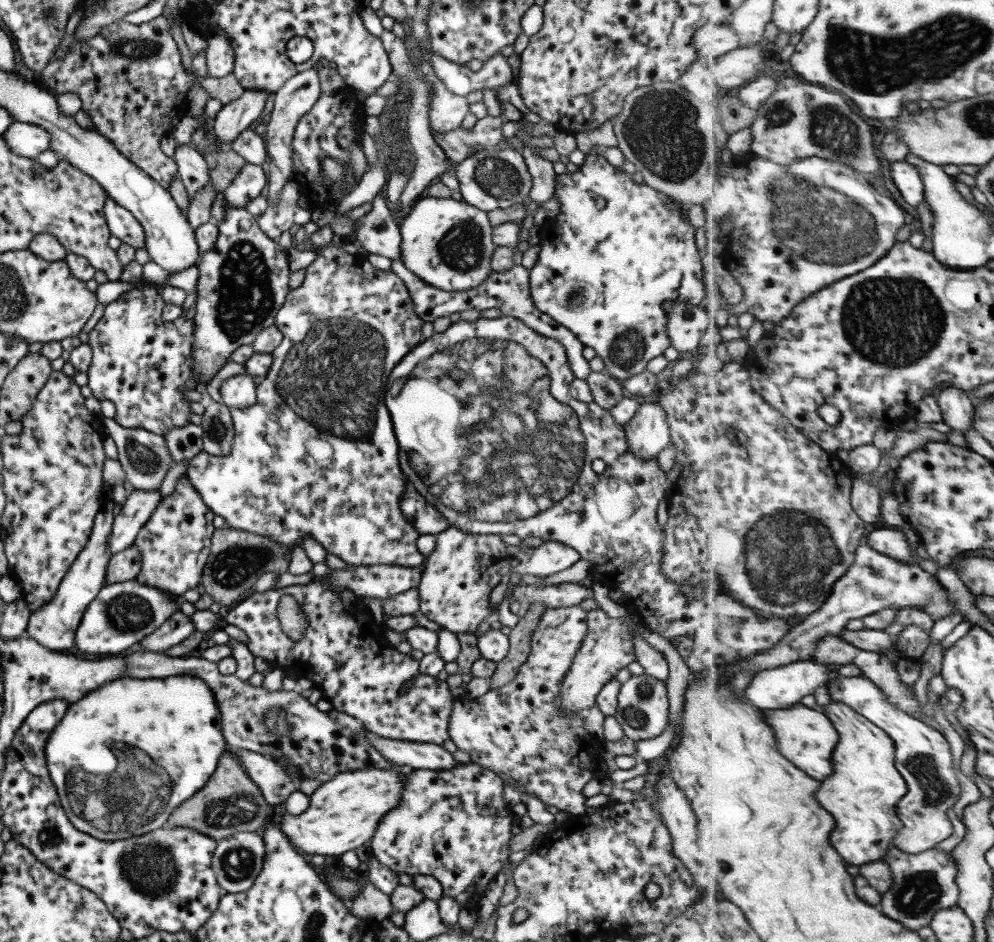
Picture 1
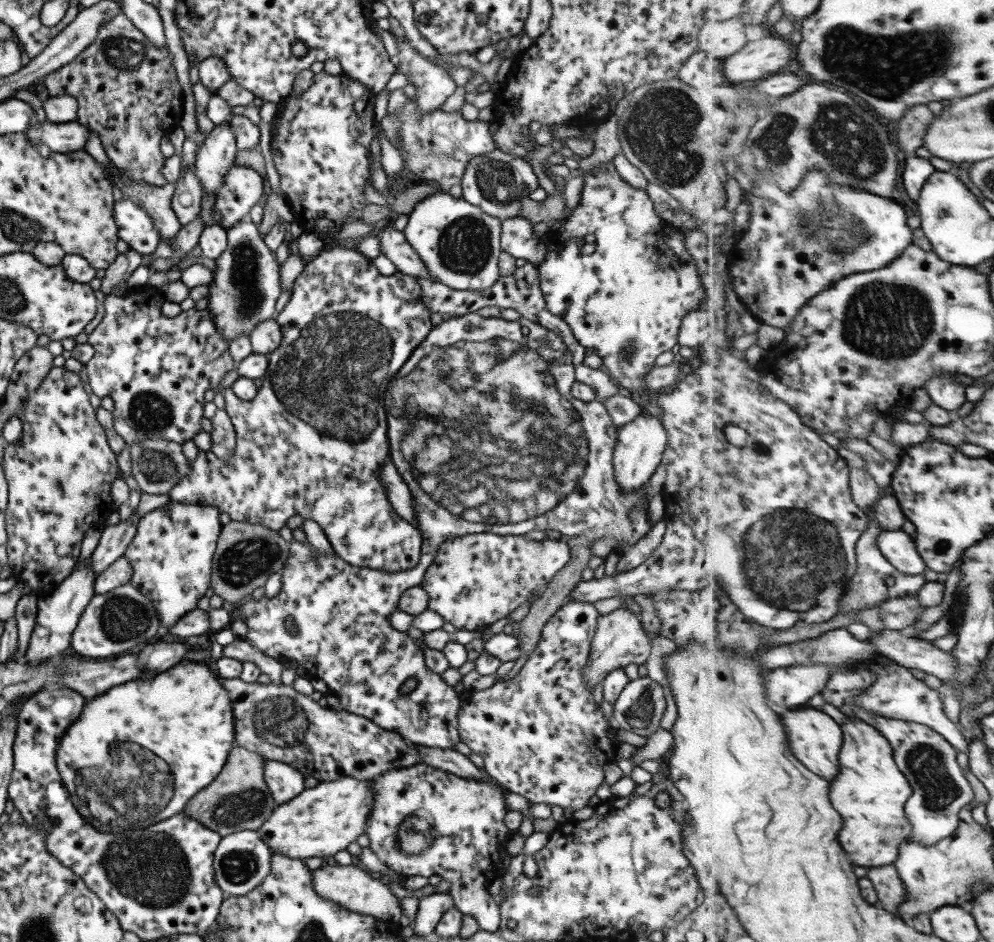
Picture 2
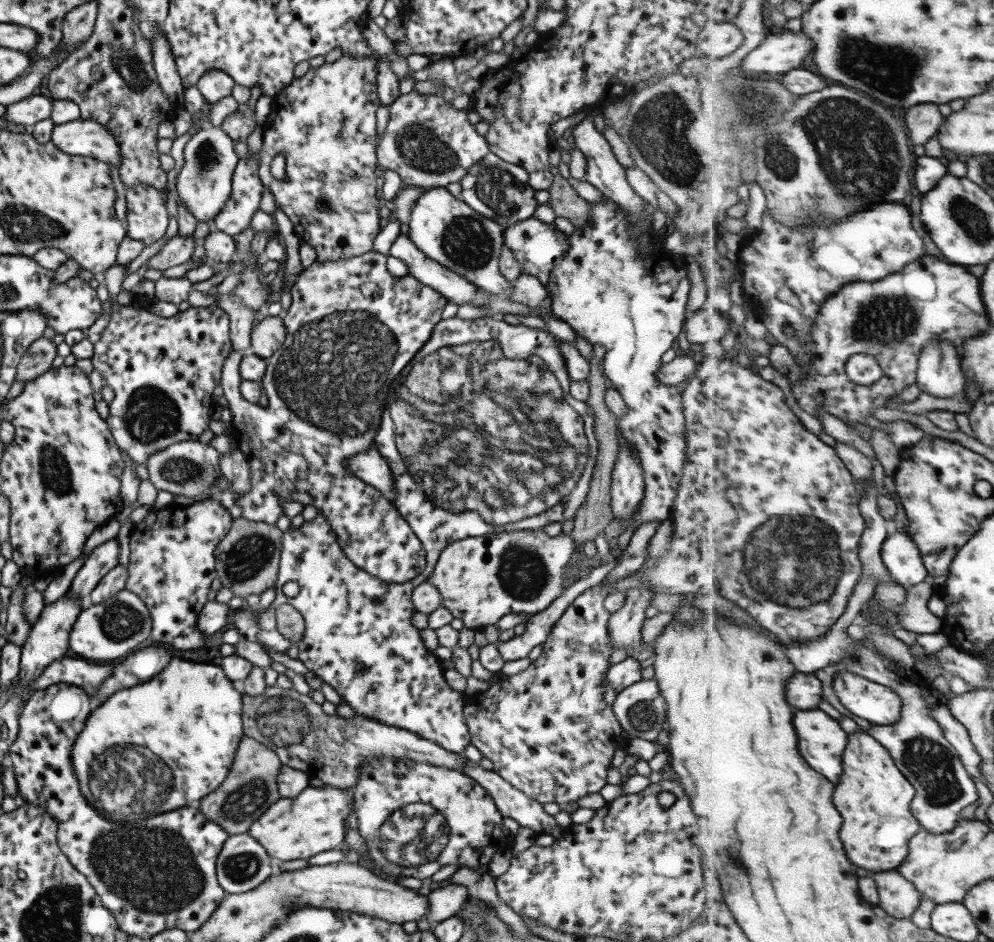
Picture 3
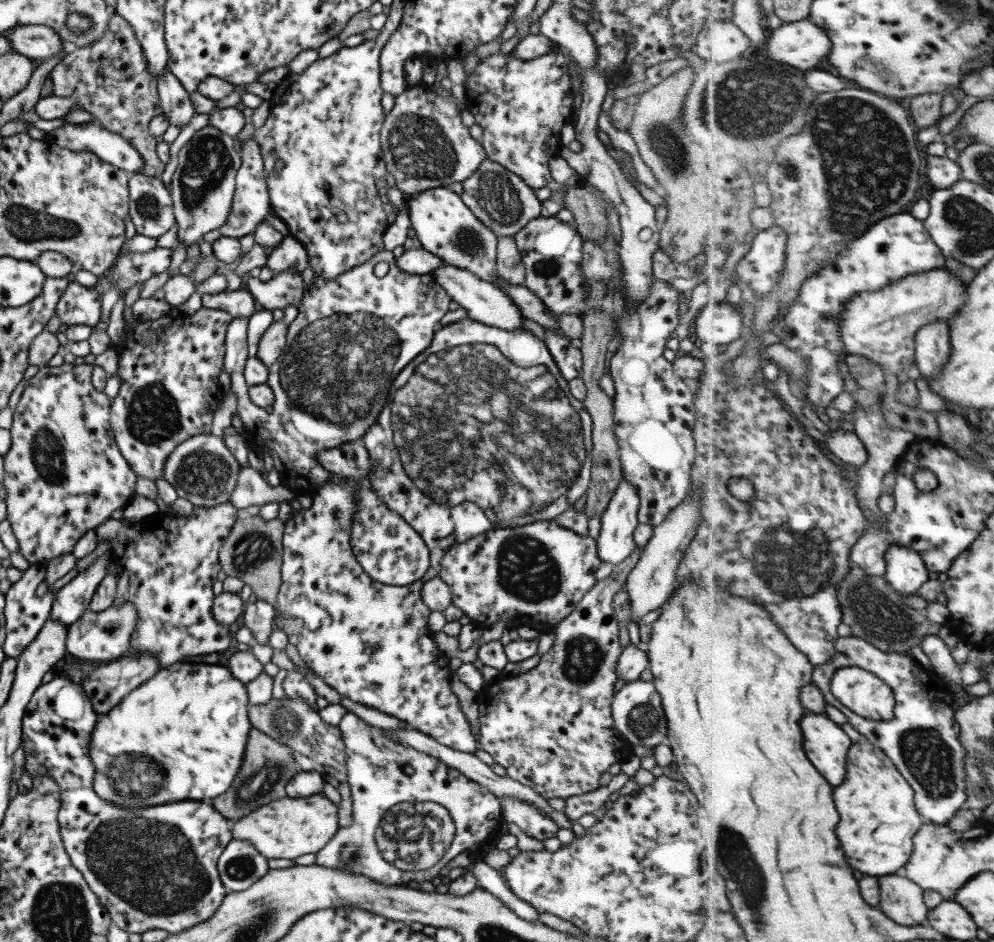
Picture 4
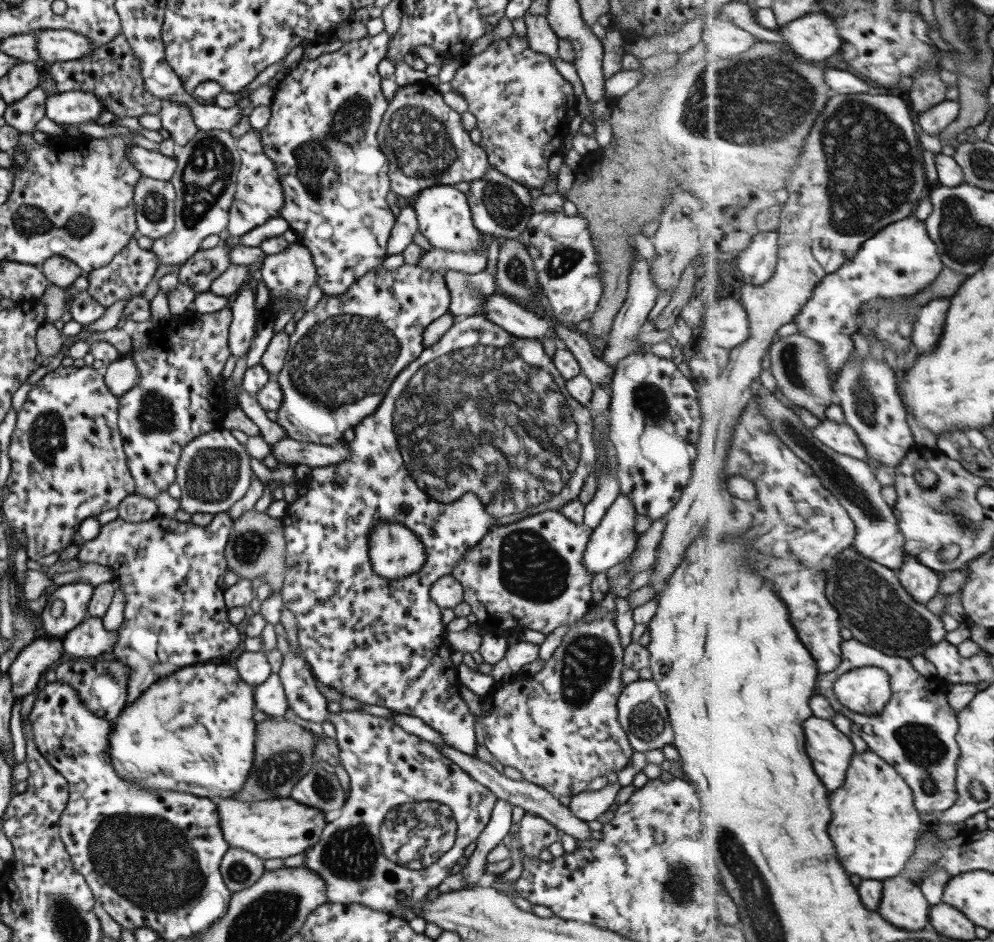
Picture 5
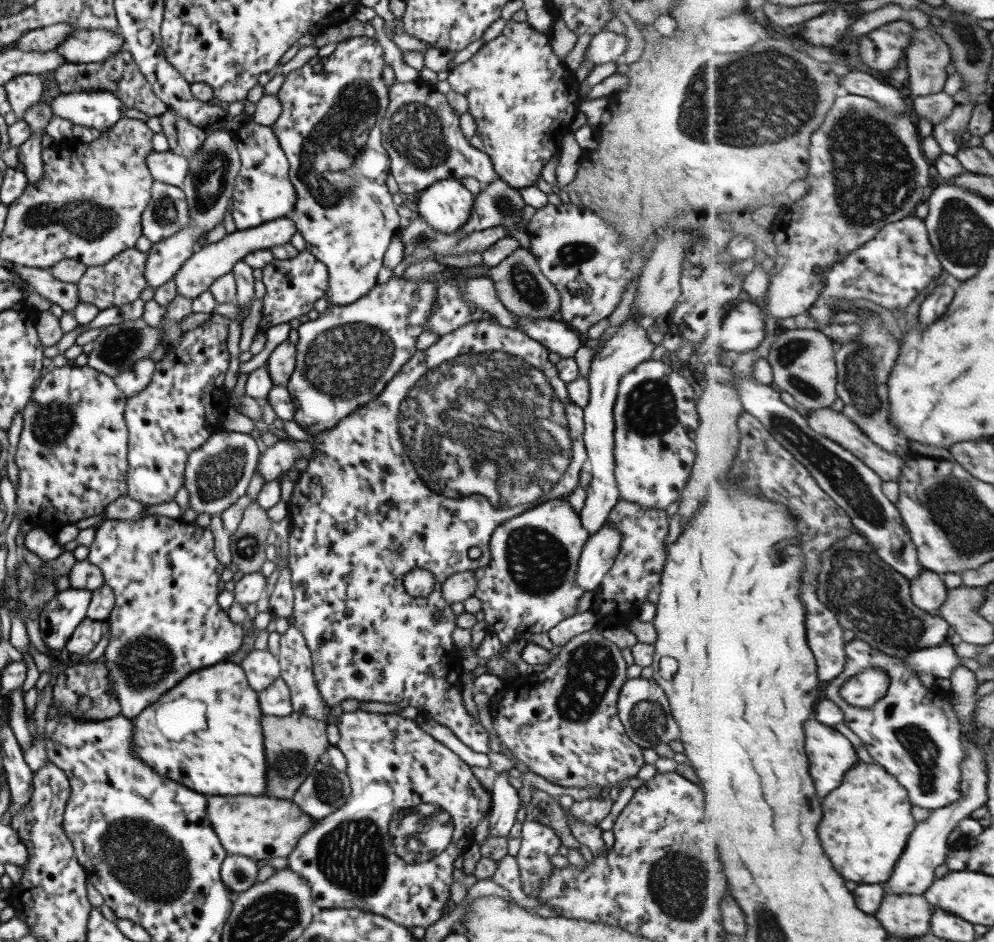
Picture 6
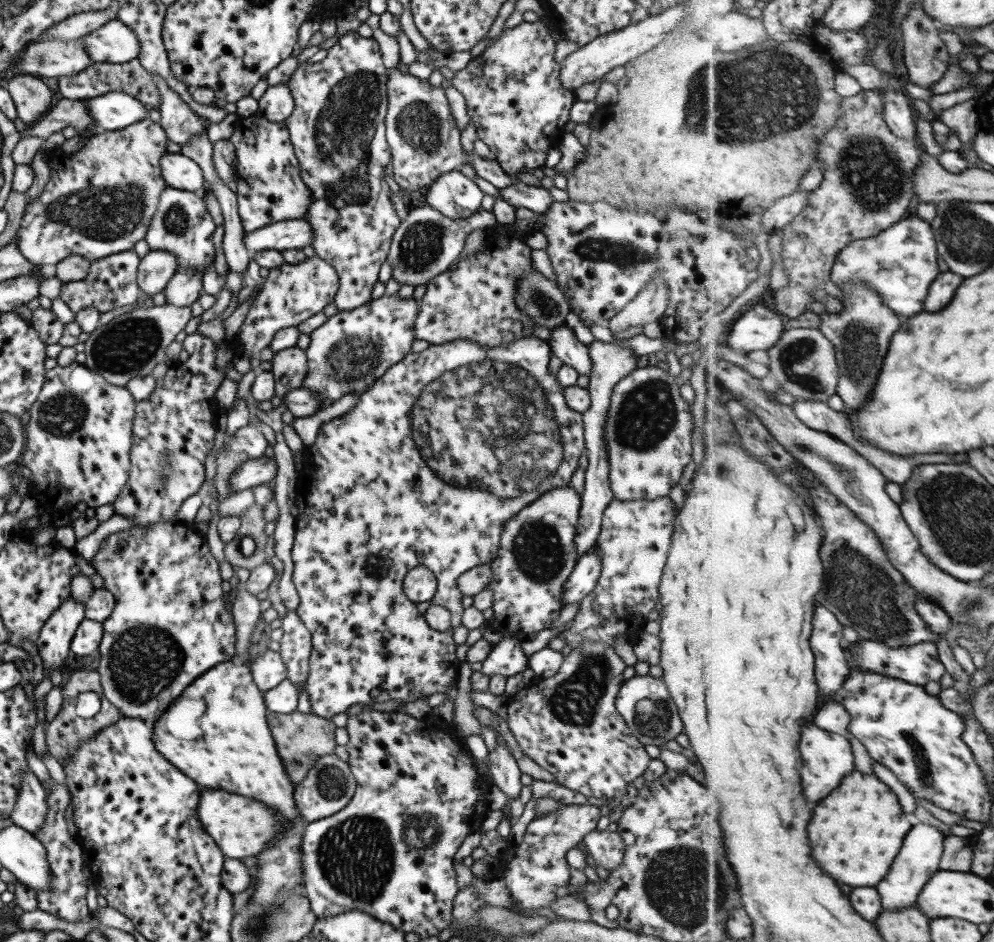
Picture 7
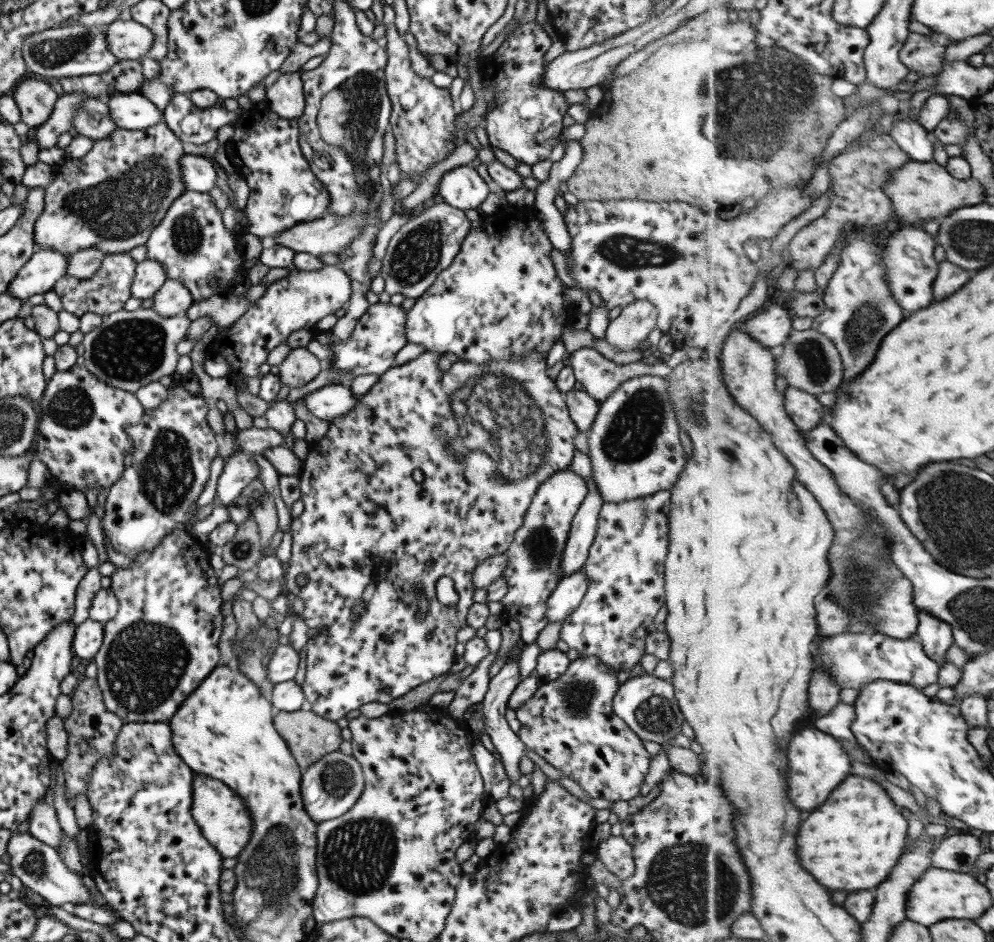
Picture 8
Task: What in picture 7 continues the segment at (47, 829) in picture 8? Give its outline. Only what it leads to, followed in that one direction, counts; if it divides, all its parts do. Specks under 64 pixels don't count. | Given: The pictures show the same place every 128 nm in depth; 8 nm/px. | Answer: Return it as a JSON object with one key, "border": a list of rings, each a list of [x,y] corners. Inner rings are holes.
{"border":[[[28,769],[21,774],[21,788],[17,792],[11,812],[13,825],[33,833],[43,826],[47,812],[45,791],[33,773]]]}

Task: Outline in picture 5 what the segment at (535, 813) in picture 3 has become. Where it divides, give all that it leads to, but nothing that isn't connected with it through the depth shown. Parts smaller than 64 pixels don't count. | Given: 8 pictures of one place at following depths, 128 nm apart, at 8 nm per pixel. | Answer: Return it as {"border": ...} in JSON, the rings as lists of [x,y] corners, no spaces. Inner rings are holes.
{"border":[[[523,813],[517,830],[521,854],[527,858],[538,856],[540,850],[548,849],[551,842],[559,840],[561,833],[555,826],[533,813]]]}

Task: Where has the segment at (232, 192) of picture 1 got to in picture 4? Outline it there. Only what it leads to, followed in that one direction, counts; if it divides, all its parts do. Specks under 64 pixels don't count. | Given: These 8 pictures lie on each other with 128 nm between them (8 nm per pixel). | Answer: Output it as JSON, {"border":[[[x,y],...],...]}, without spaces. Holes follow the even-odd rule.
{"border":[[[251,138],[241,142],[239,147],[240,166],[234,176],[234,193],[225,222],[218,228],[219,236],[239,239],[252,233],[261,220],[269,217],[268,185],[263,175],[263,163],[257,143]]]}

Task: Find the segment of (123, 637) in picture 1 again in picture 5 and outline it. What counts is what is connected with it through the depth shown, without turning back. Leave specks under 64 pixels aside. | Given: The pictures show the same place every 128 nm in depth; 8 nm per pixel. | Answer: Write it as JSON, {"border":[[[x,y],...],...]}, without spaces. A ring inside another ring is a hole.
{"border":[[[86,616],[61,639],[62,650],[66,658],[78,660],[94,658],[107,649],[113,650],[117,632],[118,630],[105,630],[101,618]]]}

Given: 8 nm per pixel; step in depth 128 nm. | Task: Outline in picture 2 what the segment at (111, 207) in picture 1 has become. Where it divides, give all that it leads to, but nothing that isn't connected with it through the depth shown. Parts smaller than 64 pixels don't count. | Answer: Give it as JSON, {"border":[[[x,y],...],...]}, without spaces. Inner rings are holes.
{"border":[[[121,198],[113,202],[113,221],[117,225],[117,236],[123,242],[129,245],[129,248],[137,251],[139,254],[147,255],[154,252],[159,240],[159,231],[153,225],[151,215],[143,210],[143,207],[137,205],[135,200]]]}

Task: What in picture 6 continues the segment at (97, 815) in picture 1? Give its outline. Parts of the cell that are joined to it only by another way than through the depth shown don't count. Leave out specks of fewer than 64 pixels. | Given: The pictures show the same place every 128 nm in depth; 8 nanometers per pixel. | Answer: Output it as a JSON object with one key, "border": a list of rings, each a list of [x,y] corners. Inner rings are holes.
{"border":[[[223,660],[207,669],[187,674],[181,682],[165,690],[155,702],[151,702],[143,712],[131,719],[134,734],[131,741],[137,757],[147,763],[155,773],[165,775],[195,792],[211,796],[263,796],[267,792],[267,763],[259,720],[262,715],[257,693],[247,684],[243,669]]]}

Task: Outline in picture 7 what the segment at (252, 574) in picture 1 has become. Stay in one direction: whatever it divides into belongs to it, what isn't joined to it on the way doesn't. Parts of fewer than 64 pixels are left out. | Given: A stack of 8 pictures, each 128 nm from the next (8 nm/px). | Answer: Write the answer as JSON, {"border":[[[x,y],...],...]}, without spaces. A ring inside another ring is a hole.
{"border":[[[254,503],[240,517],[240,528],[222,549],[224,560],[232,566],[251,570],[265,563],[265,545],[270,540],[264,534],[263,509]]]}

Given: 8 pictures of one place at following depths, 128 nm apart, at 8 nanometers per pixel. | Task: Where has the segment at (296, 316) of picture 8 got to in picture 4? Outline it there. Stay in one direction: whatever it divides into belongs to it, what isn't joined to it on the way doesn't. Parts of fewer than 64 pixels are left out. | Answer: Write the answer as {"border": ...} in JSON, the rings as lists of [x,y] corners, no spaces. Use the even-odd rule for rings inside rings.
{"border":[[[290,234],[284,236],[275,248],[267,251],[264,264],[271,270],[272,276],[289,270],[294,270],[300,274],[307,268],[307,265],[309,264],[305,249]]]}

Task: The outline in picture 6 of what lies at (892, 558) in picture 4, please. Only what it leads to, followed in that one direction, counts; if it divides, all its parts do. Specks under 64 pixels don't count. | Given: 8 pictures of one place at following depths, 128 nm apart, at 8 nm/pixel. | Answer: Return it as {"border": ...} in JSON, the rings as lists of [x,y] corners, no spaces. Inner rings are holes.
{"border":[[[923,570],[923,574],[915,580],[911,580],[911,592],[913,602],[921,609],[939,618],[939,608],[947,602],[949,590],[943,582],[942,575],[935,571]]]}

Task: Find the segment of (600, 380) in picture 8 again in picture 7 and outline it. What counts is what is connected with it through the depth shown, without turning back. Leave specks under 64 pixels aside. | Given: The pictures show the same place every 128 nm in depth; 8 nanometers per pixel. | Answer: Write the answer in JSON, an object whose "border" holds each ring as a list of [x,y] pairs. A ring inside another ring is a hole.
{"border":[[[564,324],[549,329],[551,334],[547,338],[550,354],[553,354],[567,366],[574,368],[579,376],[591,374],[591,359],[588,346],[579,343],[571,329]]]}

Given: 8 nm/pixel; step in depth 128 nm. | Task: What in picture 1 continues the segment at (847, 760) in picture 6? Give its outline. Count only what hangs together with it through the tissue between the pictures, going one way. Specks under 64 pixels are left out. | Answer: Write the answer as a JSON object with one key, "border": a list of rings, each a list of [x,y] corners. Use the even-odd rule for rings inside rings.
{"border":[[[800,704],[790,709],[764,709],[762,714],[767,716],[769,725],[775,726],[779,748],[783,750],[783,754],[787,754],[787,758],[791,758],[791,762],[803,766],[807,774],[819,780],[827,780],[825,776],[833,774],[833,752],[839,744],[839,732],[823,710]]]}

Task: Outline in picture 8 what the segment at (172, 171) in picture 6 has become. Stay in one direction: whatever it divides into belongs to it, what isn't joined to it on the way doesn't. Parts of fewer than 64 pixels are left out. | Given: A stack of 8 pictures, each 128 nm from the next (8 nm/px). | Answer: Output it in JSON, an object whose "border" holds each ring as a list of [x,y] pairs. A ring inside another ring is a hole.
{"border":[[[183,154],[179,158],[181,179],[187,191],[208,193],[216,187],[217,173],[209,159],[202,154]]]}

